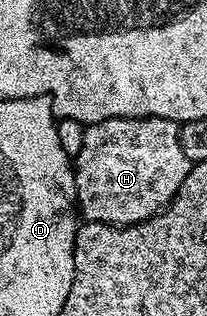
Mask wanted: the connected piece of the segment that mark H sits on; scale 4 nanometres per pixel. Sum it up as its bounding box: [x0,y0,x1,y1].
[73,117,190,227]

